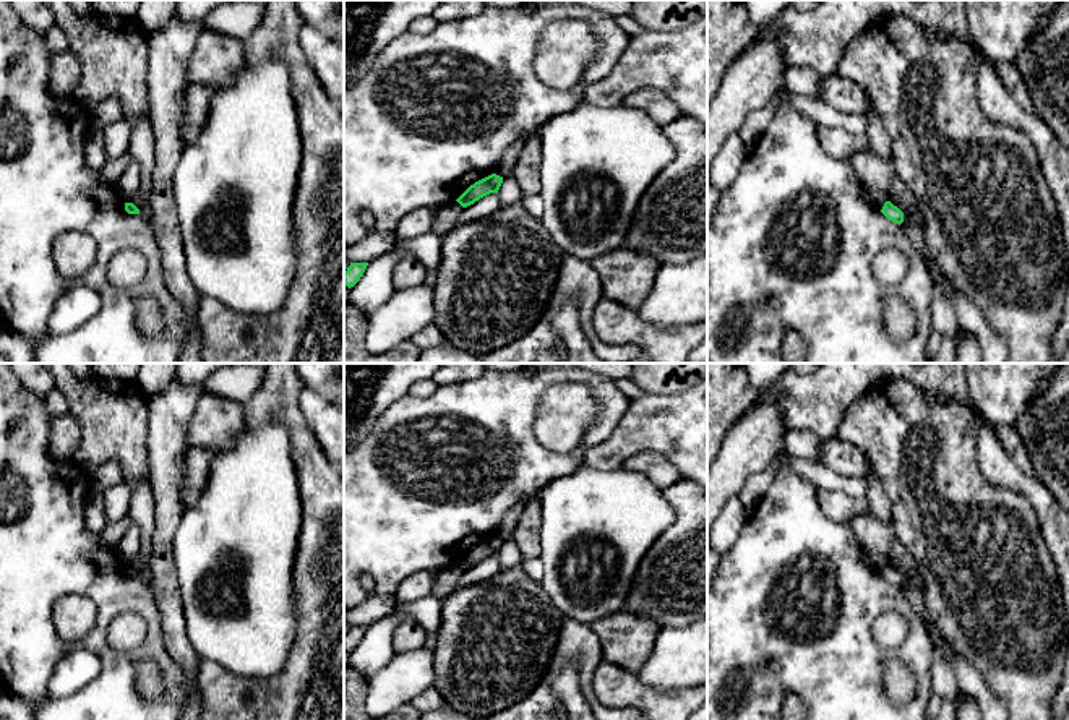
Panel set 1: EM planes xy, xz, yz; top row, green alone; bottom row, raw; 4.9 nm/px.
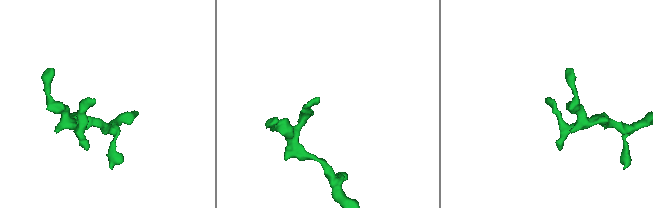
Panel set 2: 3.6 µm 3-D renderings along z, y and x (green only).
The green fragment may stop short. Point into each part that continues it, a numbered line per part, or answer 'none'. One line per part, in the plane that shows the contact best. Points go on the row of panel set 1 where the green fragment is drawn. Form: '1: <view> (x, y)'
none

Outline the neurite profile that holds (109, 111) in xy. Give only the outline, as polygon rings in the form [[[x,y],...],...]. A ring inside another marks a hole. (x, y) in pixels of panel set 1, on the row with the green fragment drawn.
[[[107,97],[96,105],[88,105],[89,131],[104,130],[107,125],[123,120],[122,104],[115,97]]]

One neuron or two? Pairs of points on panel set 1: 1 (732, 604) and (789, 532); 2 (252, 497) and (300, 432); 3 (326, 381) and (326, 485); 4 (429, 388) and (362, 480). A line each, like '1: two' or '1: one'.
1: one
2: two
3: two
4: two

